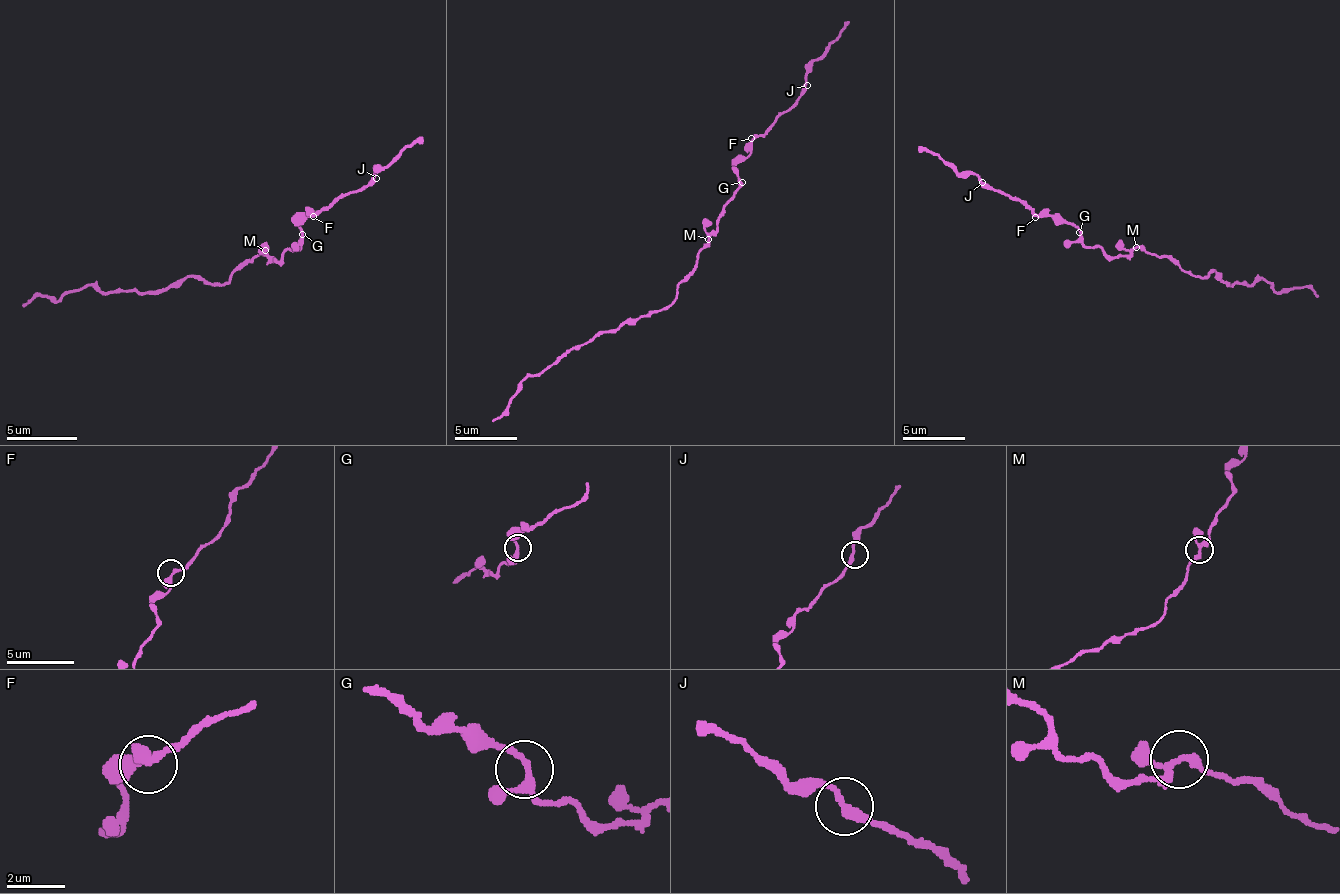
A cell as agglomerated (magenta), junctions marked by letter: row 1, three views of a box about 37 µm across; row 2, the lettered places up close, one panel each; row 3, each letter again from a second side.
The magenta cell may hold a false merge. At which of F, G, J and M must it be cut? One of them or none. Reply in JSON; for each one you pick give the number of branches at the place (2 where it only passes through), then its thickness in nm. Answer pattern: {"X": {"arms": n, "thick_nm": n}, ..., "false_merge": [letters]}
{"false_merge": []}

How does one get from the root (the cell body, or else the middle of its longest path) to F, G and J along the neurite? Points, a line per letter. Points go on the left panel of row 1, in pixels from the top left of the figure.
F: (260, 255), (264, 251), (278, 262), (285, 251), (295, 251), (302, 244), (302, 230), (295, 223), (313, 216)
G: (260, 255), (264, 251), (278, 262), (285, 251), (295, 251), (299, 248), (299, 237), (302, 234)
J: (260, 255), (278, 262), (295, 251), (302, 244), (295, 223), (302, 216), (376, 178)

